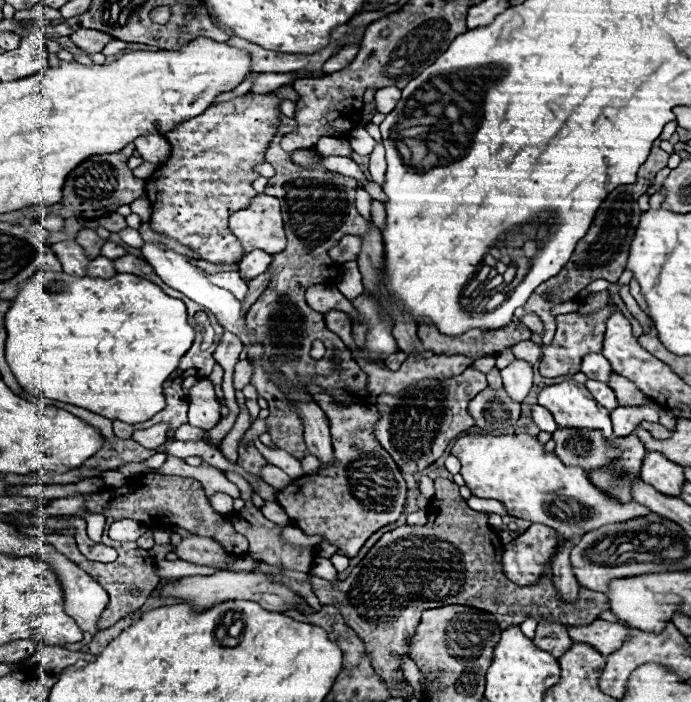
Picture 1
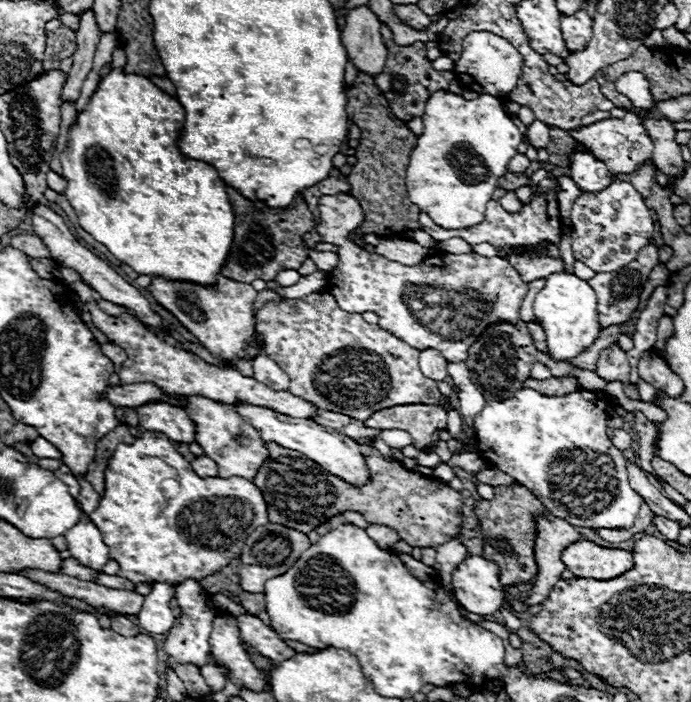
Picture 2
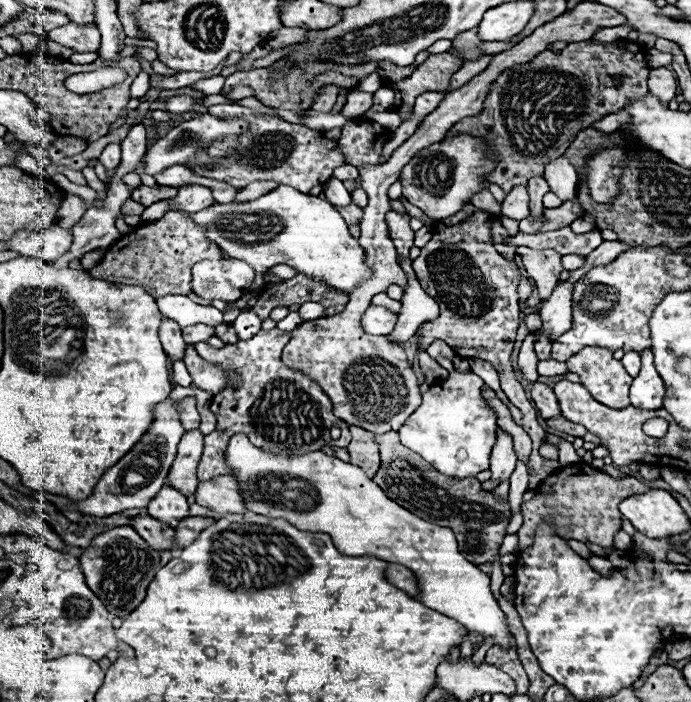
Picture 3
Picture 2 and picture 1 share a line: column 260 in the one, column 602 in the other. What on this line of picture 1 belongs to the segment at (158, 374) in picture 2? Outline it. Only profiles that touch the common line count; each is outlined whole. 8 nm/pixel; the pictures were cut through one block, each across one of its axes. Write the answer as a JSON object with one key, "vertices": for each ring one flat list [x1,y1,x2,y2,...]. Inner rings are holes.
{"vertices":[[588,380,586,382,586,388,590,390,590,394,594,396,594,400,598,400,598,404,602,404,606,410,614,410,618,408,618,402,616,402,616,396,612,392,612,388,604,382,598,382,598,380]]}

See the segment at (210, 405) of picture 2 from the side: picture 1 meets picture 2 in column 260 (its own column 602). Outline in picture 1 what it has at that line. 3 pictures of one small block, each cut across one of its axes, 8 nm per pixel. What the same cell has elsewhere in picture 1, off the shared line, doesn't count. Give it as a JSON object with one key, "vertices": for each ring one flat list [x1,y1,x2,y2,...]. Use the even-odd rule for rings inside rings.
{"vertices":[[558,428,552,434,556,442,554,454,564,464,574,464,584,470,596,470,618,456,616,448,610,448,598,430]]}

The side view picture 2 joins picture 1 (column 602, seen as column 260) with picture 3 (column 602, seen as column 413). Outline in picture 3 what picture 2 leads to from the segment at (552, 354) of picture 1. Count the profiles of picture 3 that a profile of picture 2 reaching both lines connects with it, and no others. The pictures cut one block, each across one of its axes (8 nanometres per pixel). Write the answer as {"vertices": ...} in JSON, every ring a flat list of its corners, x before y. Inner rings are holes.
{"vertices":[[586,346,570,356,566,366,570,372,580,376,580,384,594,400,618,410,630,406,628,388,632,378,608,348]]}

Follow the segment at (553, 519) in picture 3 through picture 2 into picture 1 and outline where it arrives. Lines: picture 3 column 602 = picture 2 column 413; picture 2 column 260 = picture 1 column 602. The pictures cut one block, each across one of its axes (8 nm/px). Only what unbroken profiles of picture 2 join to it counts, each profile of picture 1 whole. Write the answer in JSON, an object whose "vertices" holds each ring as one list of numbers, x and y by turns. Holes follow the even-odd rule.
{"vertices":[[636,434,624,436,624,438,612,438,610,446,620,448,622,456,618,456,614,462,606,464,606,468,600,470,590,470,588,478,592,484,600,490,606,490,610,498,626,504,632,500,630,484,634,478,640,476,642,460,646,458,646,448,638,440]]}

